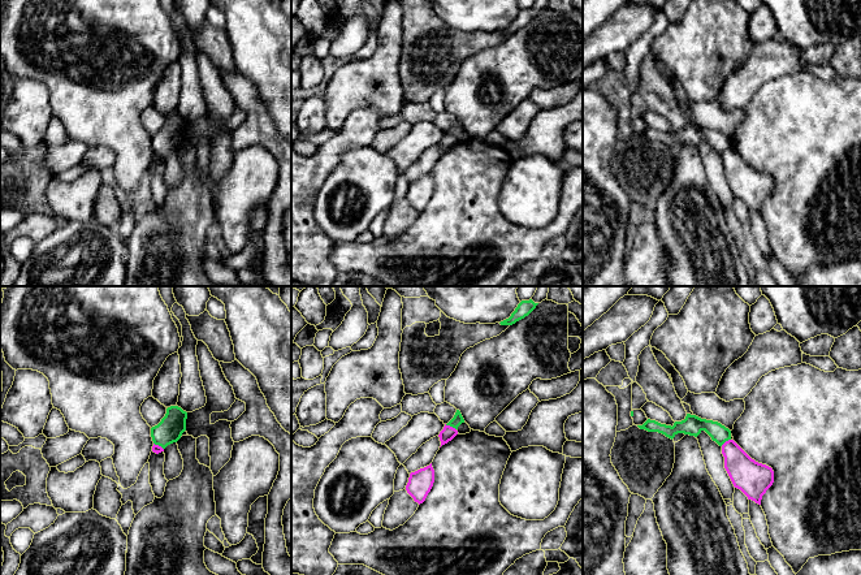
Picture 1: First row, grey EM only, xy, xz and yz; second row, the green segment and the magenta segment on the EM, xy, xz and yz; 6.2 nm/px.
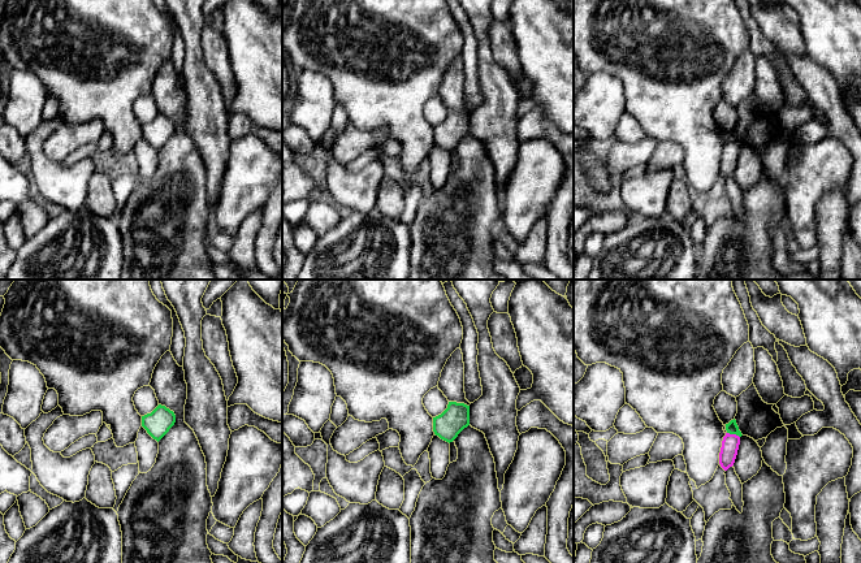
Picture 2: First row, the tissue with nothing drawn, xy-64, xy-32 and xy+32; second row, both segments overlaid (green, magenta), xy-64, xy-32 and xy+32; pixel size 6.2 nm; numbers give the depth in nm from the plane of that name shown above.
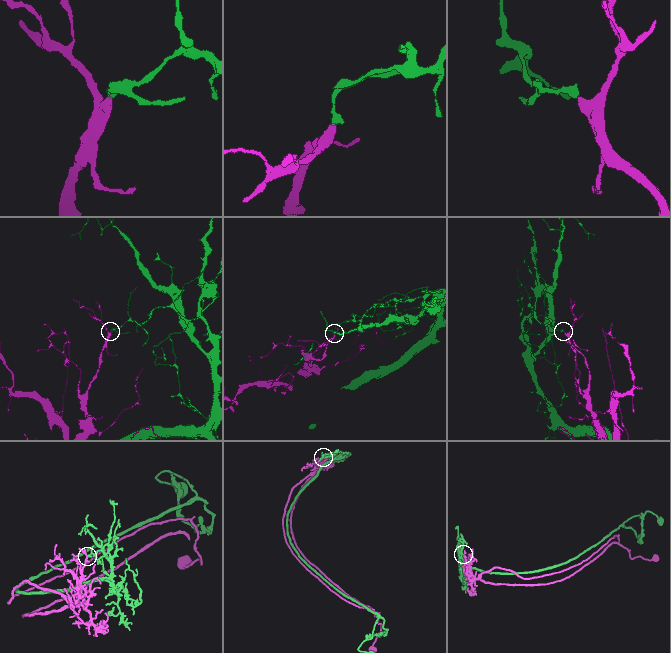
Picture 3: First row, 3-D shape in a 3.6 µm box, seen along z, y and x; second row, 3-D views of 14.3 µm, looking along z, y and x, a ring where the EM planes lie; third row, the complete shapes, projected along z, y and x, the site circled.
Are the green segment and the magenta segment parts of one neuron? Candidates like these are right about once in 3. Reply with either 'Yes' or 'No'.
No

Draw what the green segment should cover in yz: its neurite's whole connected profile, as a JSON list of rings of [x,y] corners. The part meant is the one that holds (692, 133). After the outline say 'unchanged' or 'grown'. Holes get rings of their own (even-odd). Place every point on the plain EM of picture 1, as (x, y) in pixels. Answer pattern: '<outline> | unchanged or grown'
[[[687,122],[682,130],[675,130],[674,134],[661,133],[656,129],[648,127],[642,134],[637,134],[640,138],[648,140],[658,140],[669,147],[674,147],[678,142],[684,142],[697,146],[705,139],[713,150],[722,155],[726,150],[731,148],[731,139],[718,130],[701,127],[696,124]]] | unchanged

